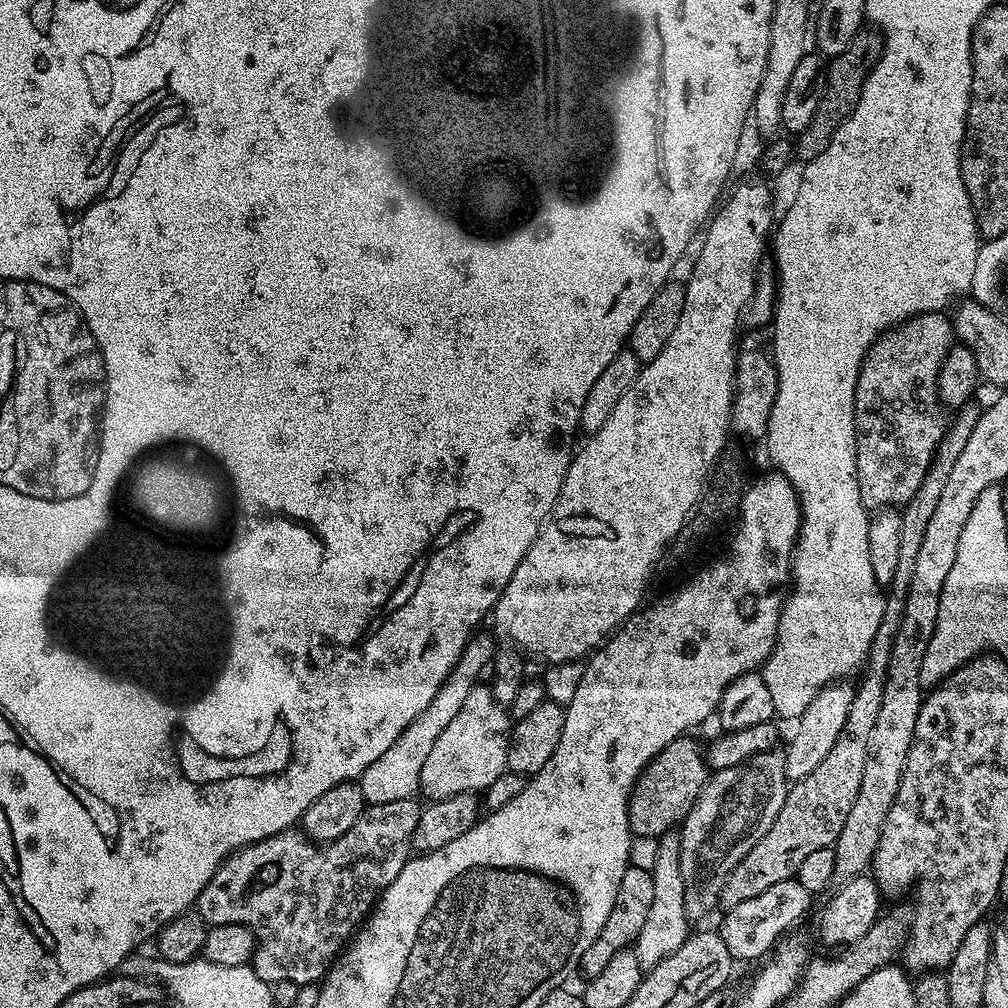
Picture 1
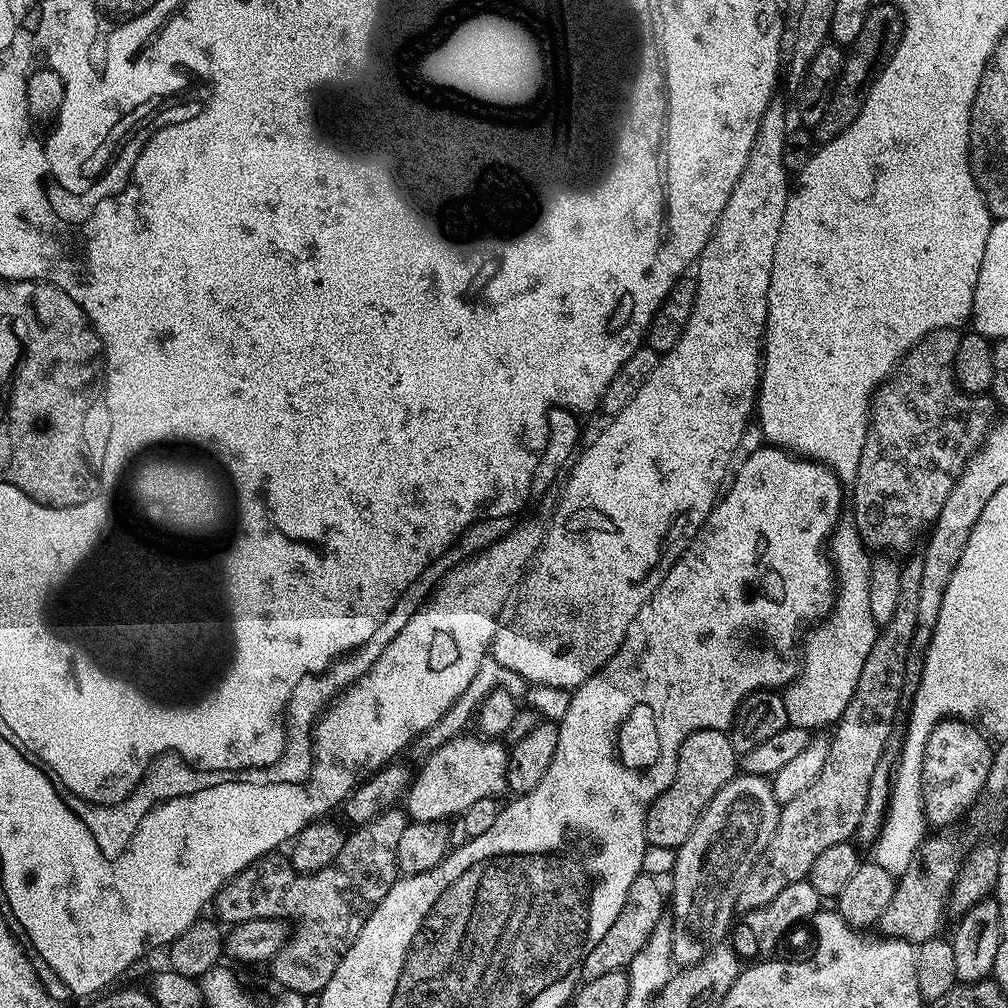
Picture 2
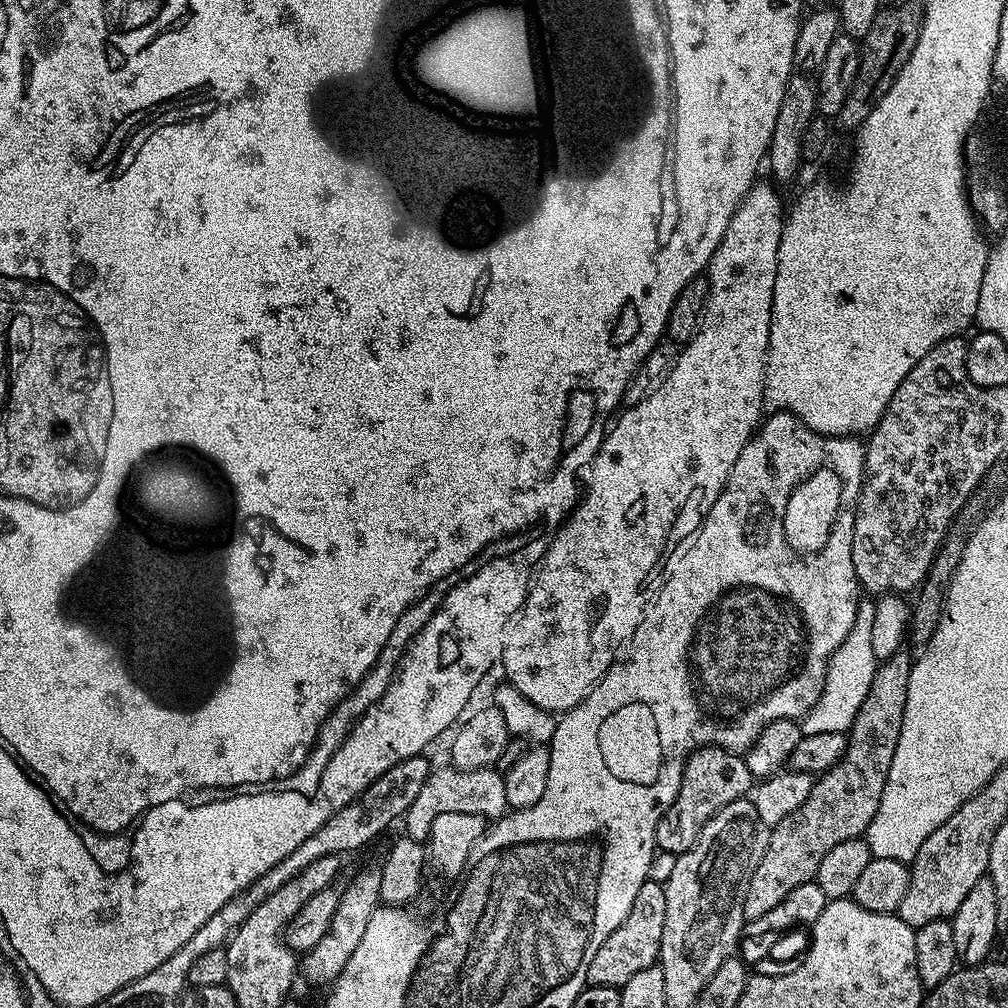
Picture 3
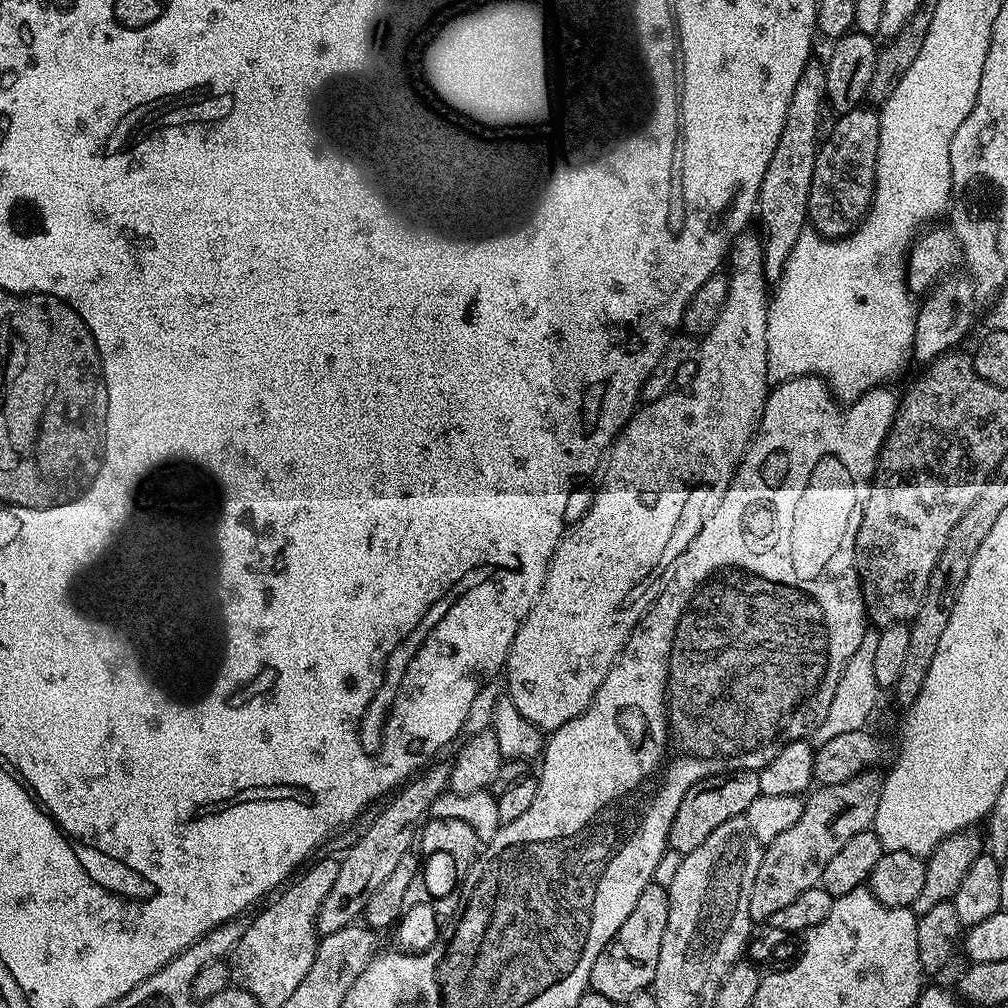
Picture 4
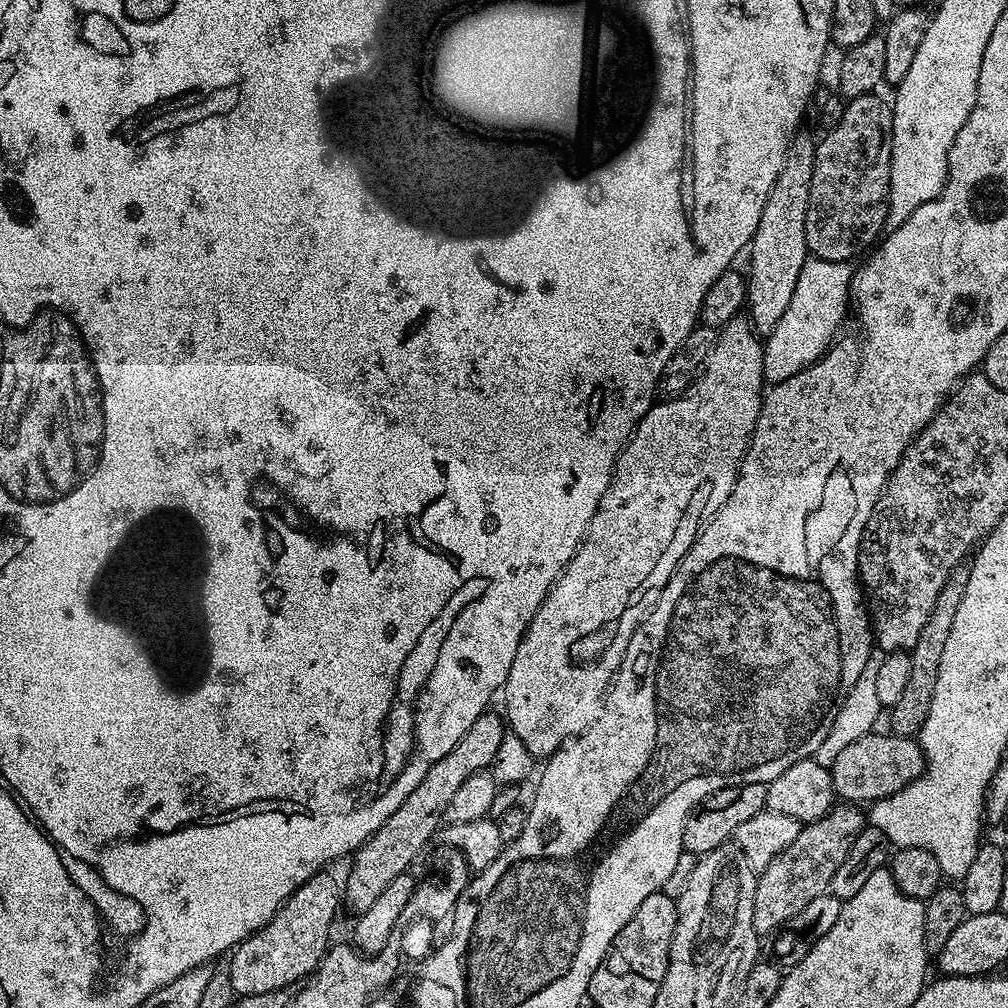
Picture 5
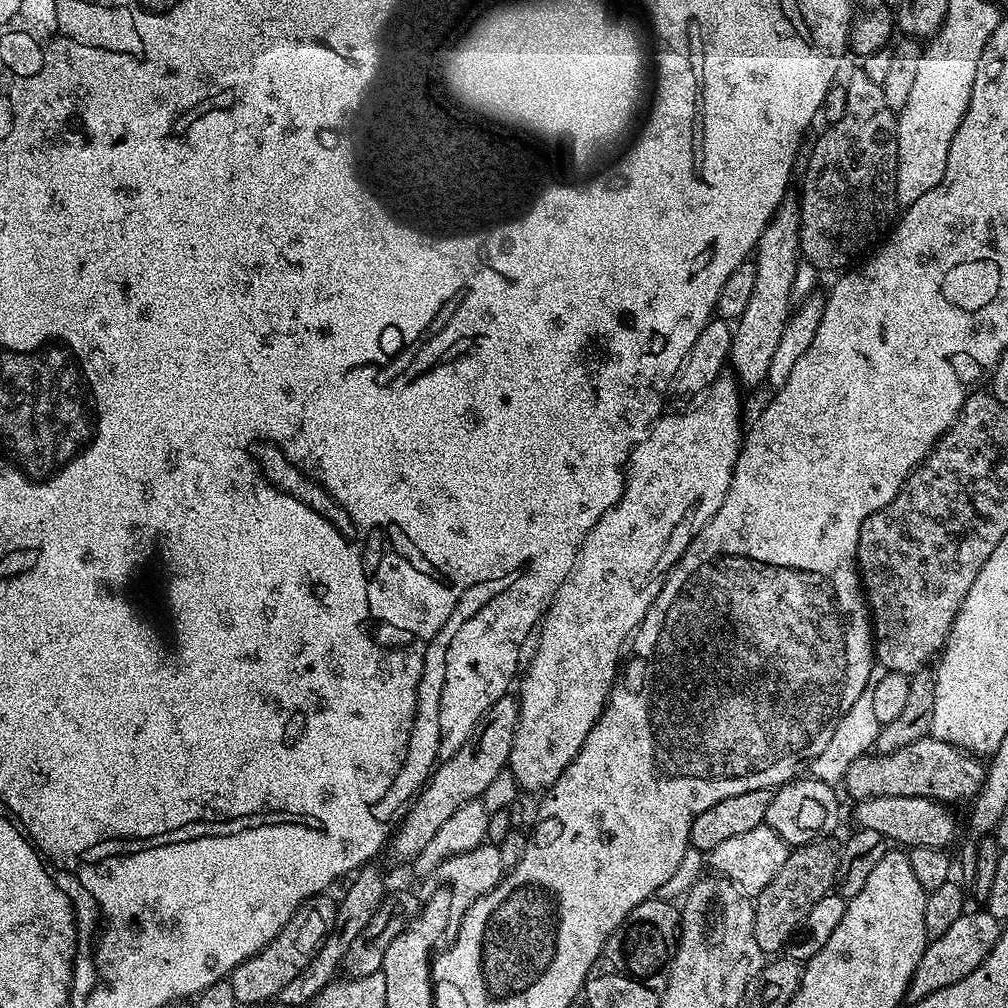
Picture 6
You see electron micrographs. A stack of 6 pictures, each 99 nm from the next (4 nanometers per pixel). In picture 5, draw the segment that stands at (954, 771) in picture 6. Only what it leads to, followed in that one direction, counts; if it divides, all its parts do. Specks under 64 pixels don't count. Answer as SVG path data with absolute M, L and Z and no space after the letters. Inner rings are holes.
M879 730L850 742L850 746L838 750L838 758L834 758L830 769L832 774L832 791L841 801L875 802L893 796L910 782L924 775L924 749L910 736L887 734L883 736Z

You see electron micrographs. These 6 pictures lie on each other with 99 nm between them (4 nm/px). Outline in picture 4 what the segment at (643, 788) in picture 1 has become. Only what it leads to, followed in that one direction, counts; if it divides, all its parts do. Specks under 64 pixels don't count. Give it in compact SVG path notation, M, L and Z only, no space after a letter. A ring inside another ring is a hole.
M733 772L696 785L682 798L682 806L678 806L678 814L674 814L674 822L670 824L668 846L671 851L689 853L698 850L718 826L730 822L730 818L744 816L750 802L760 797L760 778L755 772Z

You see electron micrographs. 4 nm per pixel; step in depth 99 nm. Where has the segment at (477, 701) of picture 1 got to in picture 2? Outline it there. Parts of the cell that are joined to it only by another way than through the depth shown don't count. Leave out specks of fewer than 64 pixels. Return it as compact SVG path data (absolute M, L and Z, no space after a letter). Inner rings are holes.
M472 735L455 736L450 742L438 746L423 761L420 772L418 768L406 797L406 812L413 821L447 821L448 816L459 817L460 813L474 806L474 802L482 802L482 798L505 795L509 749L499 739Z

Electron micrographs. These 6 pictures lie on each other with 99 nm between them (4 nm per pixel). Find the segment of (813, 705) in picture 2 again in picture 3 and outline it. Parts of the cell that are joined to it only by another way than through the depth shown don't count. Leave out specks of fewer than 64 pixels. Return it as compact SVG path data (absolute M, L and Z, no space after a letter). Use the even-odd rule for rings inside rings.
M861 599L858 614L846 642L834 650L826 670L826 682L818 702L799 721L803 735L847 733L868 693L868 681L874 678L878 661L872 648L871 631L874 627L875 603L871 599Z

